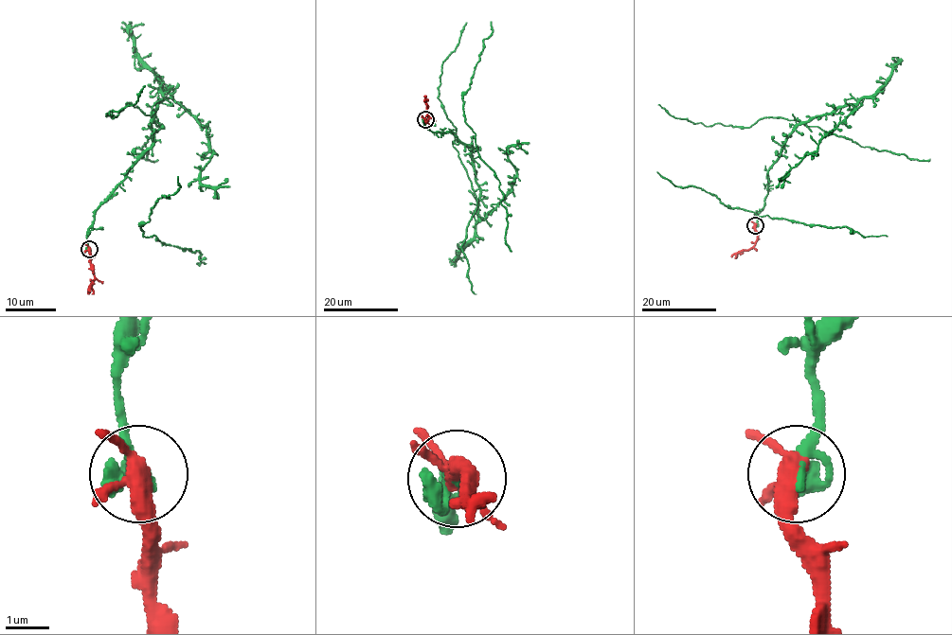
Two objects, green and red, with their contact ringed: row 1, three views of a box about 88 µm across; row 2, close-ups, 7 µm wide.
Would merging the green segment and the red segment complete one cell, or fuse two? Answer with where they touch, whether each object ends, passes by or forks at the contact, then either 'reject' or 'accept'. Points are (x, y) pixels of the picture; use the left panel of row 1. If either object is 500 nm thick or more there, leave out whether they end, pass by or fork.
at (89, 249); green passes by; red forks there; accept

